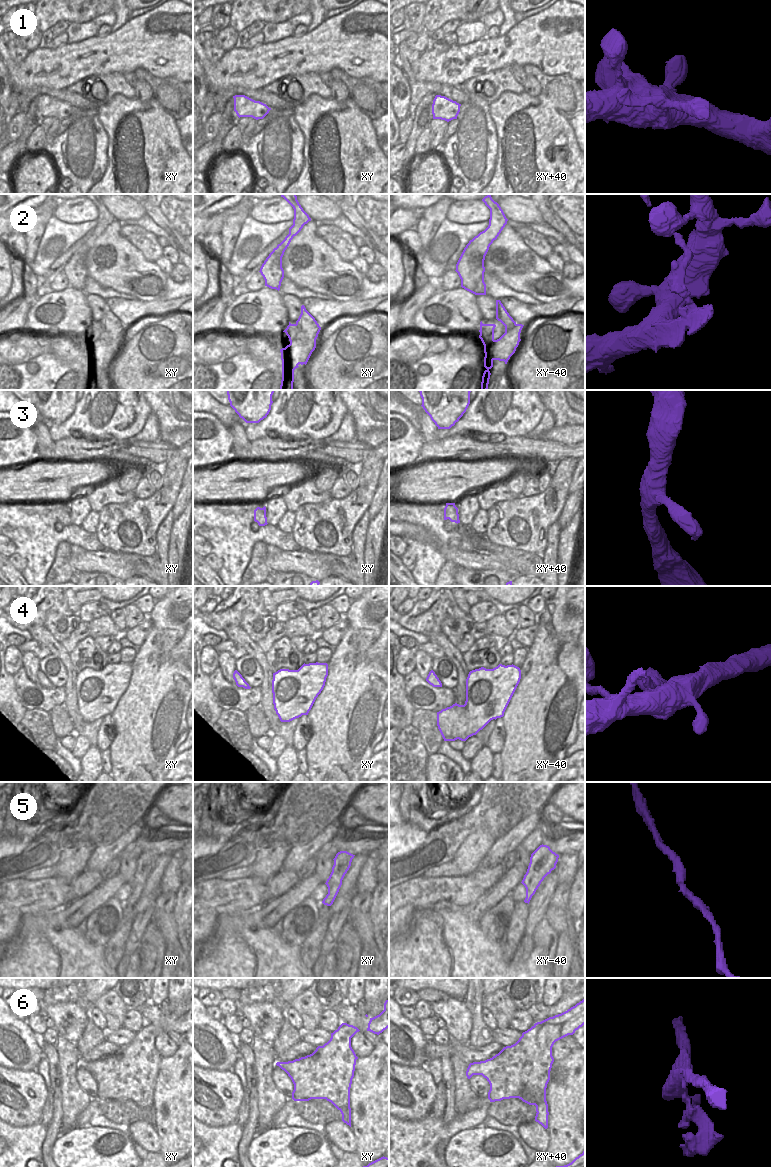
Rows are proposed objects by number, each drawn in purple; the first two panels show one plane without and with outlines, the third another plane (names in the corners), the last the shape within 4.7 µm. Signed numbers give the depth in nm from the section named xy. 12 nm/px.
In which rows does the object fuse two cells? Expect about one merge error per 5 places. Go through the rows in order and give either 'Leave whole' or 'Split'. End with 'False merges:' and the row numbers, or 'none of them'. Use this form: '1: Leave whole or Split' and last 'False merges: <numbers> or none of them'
1: Leave whole
2: Split
3: Leave whole
4: Leave whole
5: Leave whole
6: Split
False merges: 2, 6.

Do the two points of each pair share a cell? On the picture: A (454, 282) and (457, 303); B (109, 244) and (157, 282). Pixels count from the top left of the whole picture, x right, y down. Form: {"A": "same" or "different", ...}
{"A": "different", "B": "same"}

